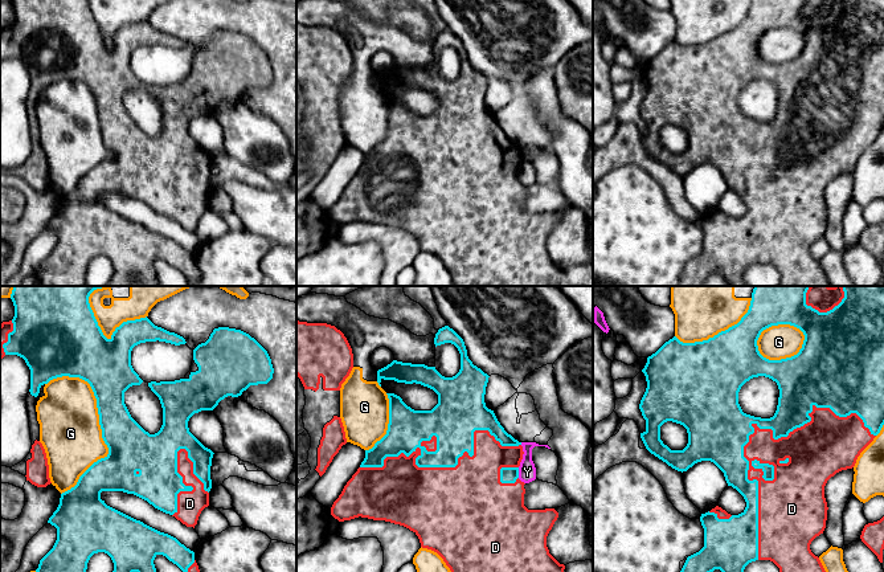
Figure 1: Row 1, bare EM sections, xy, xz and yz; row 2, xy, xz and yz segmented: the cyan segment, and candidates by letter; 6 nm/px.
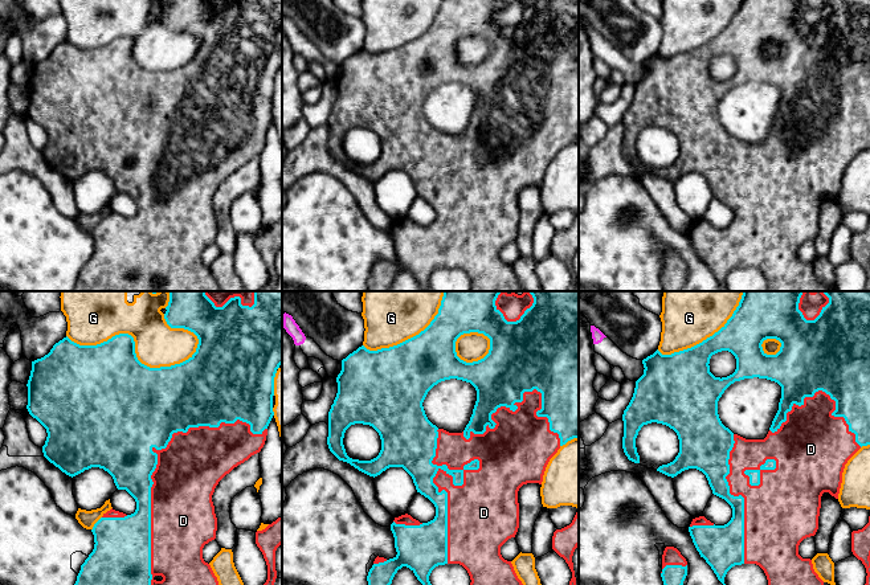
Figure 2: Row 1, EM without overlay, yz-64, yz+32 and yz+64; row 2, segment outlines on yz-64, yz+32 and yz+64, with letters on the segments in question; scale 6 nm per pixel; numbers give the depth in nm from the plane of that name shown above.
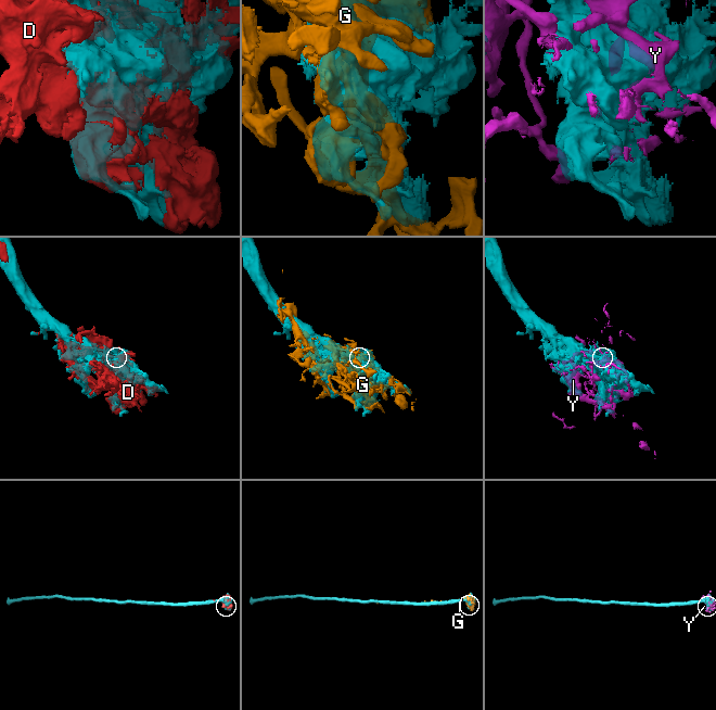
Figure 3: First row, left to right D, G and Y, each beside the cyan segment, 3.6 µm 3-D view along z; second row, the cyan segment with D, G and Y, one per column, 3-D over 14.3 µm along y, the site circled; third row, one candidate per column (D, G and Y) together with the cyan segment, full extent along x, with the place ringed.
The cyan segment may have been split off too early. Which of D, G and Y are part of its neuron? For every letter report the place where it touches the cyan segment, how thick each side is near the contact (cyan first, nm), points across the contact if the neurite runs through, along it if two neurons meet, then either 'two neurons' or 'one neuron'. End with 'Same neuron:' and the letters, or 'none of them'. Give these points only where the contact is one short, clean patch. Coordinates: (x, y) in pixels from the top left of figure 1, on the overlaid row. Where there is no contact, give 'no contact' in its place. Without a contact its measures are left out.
D: contact yz (749, 434); calibres 380 and 170 nm; one neuron
G: contact xy (102, 433); calibres 280 and 360 nm; two neurons
Y: contact xz (518, 473); calibres 100 and 110 nm; two neurons
Same neuron: D

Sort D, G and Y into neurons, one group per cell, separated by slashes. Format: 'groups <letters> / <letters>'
groups D / G / Y

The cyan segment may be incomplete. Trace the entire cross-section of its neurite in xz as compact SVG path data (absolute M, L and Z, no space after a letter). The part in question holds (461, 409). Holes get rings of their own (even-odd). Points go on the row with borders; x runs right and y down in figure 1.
M449 326L439 328L434 338L435 347L445 343L454 344L461 354L461 369L453 377L442 376L435 369L435 367L402 363L397 360L393 360L390 364L377 371L377 383L380 387L382 379L405 384L421 384L433 389L438 395L438 404L431 410L414 410L408 406L400 396L394 393L386 393L389 399L389 424L386 434L380 441L377 441L372 449L365 450L365 458L361 462L360 467L347 482L339 498L333 502L331 507L331 515L339 522L361 516L404 526L418 536L422 548L437 552L451 572L564 572L565 565L560 564L549 553L549 549L547 547L547 536L552 530L554 522L557 520L558 512L554 508L528 510L524 506L525 483L519 479L519 466L524 454L523 446L521 442L515 440L504 430L504 428L498 421L494 410L486 406L484 395L490 376L472 364L472 361L467 356L467 350L463 339Z

